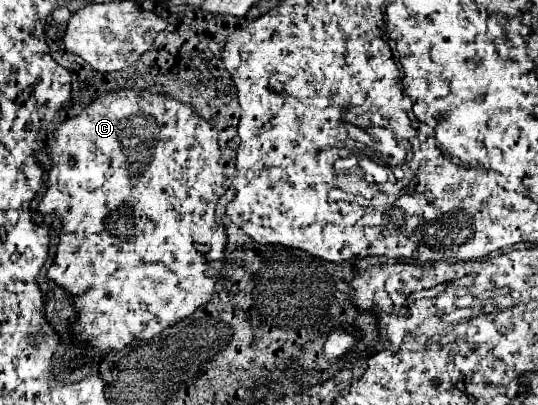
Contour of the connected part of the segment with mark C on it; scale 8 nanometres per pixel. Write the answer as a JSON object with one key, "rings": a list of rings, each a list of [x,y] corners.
{"rings":[[[146,91],[106,93],[96,101],[92,101],[92,105],[86,107],[78,117],[66,119],[52,135],[48,135],[48,153],[52,155],[52,169],[48,171],[48,189],[42,197],[42,203],[38,205],[38,211],[40,213],[56,211],[62,217],[60,243],[58,243],[56,259],[48,269],[48,277],[74,295],[74,303],[78,311],[78,321],[72,325],[74,337],[86,341],[92,347],[90,353],[78,357],[78,363],[86,363],[100,353],[122,349],[130,345],[134,339],[152,339],[158,333],[162,333],[166,327],[174,325],[176,321],[190,317],[200,305],[210,301],[216,281],[210,281],[210,275],[206,273],[208,269],[206,263],[223,260],[226,233],[224,233],[224,225],[218,225],[214,221],[214,207],[226,189],[224,189],[224,173],[218,165],[220,159],[218,133],[210,127],[208,121],[198,117],[192,107],[182,105],[180,101],[166,95],[154,95]]]}

